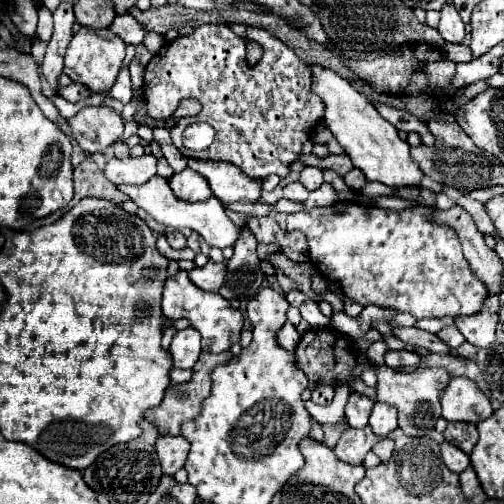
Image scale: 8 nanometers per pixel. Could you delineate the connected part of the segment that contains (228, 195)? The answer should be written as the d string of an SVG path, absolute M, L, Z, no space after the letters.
M197 161L193 167L197 173L201 173L209 187L217 193L213 193L215 197L219 197L223 203L257 203L259 195L261 195L261 183L247 177L241 169L237 169L231 163L219 163L219 161Z

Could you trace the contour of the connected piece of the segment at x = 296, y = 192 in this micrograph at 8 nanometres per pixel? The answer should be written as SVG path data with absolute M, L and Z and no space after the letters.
M297 181L297 183L289 183L283 189L283 197L309 197L309 191Z

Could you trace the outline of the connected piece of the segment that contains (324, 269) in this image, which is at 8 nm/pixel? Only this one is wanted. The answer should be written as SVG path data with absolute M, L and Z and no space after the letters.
M339 201L329 207L315 207L311 211L299 211L287 215L287 229L289 231L299 229L307 235L309 259L313 267L327 279L337 281L343 293L349 299L361 303L363 307L367 305L391 307L395 311L411 313L417 319L473 315L481 309L481 303L487 297L487 289L483 289L483 283L471 273L471 267L463 257L461 243L455 231L445 225L431 223L429 221L431 213L433 211L427 207L391 211L375 205Z

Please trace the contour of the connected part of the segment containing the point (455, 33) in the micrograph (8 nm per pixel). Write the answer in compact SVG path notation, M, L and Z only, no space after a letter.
M443 5L441 9L441 21L439 21L439 27L437 31L441 33L441 37L447 41L447 43L461 43L463 37L465 37L465 25L457 13L457 9L453 5Z

